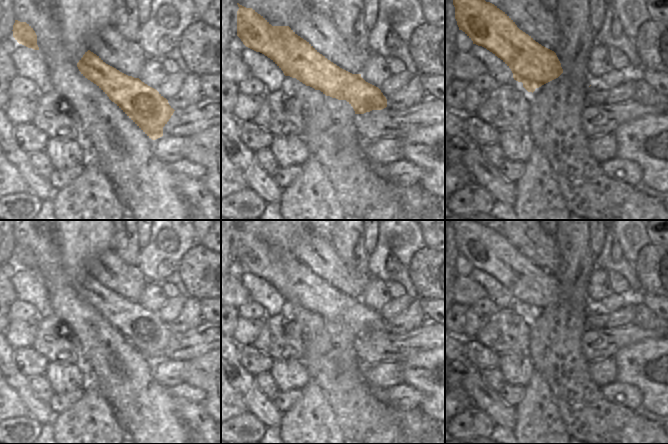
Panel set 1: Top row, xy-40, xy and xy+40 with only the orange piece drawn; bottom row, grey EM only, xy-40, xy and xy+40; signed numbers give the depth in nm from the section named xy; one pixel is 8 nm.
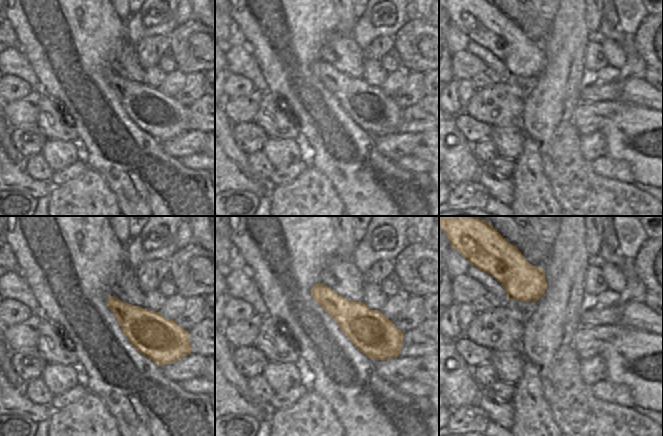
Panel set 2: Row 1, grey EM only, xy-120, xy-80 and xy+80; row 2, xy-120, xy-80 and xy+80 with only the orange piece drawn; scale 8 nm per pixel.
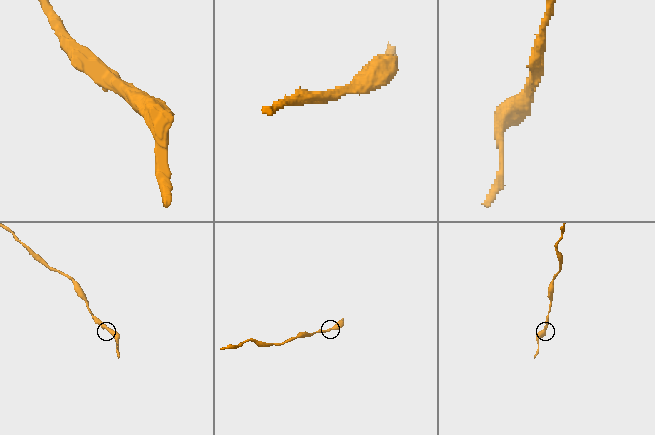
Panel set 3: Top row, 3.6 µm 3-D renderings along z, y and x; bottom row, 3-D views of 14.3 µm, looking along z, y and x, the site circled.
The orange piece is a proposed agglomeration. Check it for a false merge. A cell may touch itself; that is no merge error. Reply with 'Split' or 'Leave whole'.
Leave whole

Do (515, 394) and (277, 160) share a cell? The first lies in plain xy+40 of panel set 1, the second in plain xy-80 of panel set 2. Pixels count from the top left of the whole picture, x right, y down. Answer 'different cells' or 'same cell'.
different cells

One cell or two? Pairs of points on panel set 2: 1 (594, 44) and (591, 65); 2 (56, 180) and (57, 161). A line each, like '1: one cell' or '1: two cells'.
1: one cell
2: two cells

